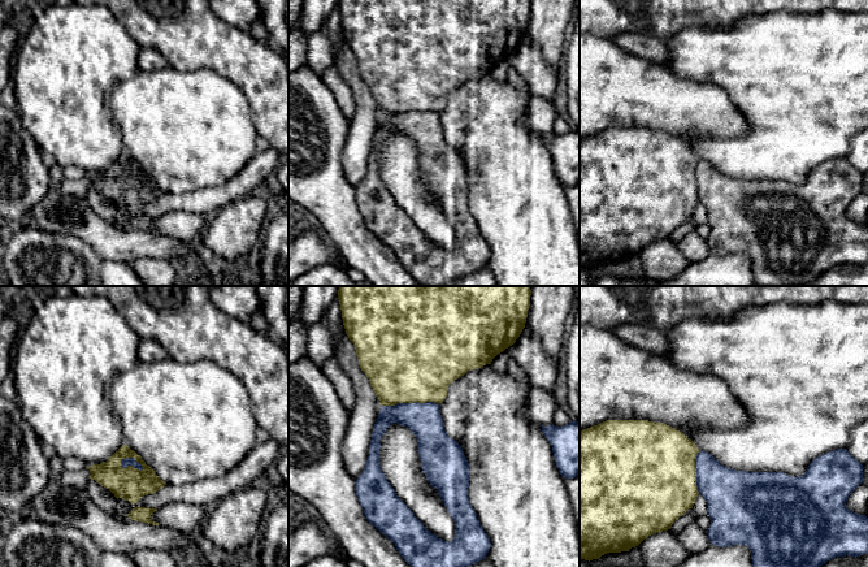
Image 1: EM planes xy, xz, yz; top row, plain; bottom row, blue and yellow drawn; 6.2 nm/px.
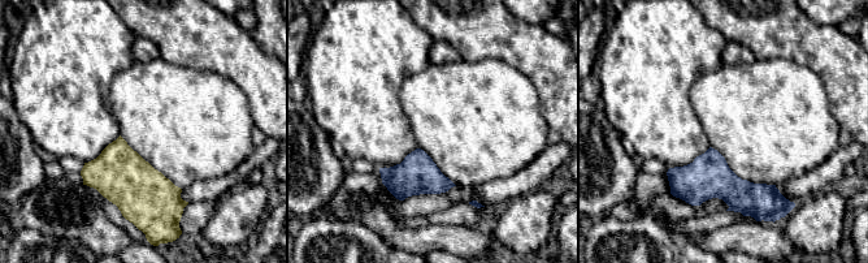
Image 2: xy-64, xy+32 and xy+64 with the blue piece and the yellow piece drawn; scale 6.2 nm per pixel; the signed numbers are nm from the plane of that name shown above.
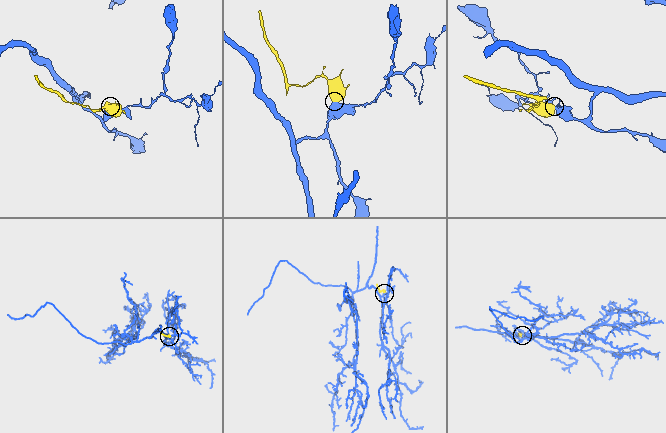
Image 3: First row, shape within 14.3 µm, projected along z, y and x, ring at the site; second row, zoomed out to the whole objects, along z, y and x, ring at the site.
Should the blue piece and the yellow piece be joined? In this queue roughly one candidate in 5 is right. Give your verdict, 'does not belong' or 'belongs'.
does not belong

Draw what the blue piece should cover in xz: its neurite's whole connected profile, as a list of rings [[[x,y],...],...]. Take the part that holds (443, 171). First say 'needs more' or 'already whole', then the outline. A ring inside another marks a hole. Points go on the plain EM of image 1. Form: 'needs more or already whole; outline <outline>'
already whole; outline [[[413,111],[382,114],[372,140],[365,177],[356,189],[356,204],[368,230],[395,252],[396,259],[404,269],[421,286],[444,286],[448,282],[485,268],[491,256],[490,247],[479,233],[477,222],[469,211],[469,185],[468,168],[461,155],[447,143],[438,112]],[[394,131],[407,135],[417,147],[422,179],[430,194],[437,198],[455,230],[455,246],[451,251],[438,247],[424,235],[396,204],[394,196],[381,179],[379,148]]]

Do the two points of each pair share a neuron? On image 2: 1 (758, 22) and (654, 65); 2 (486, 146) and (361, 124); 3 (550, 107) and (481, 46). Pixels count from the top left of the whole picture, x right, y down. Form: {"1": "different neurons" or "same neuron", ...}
{"1": "different neurons", "2": "different neurons", "3": "same neuron"}

